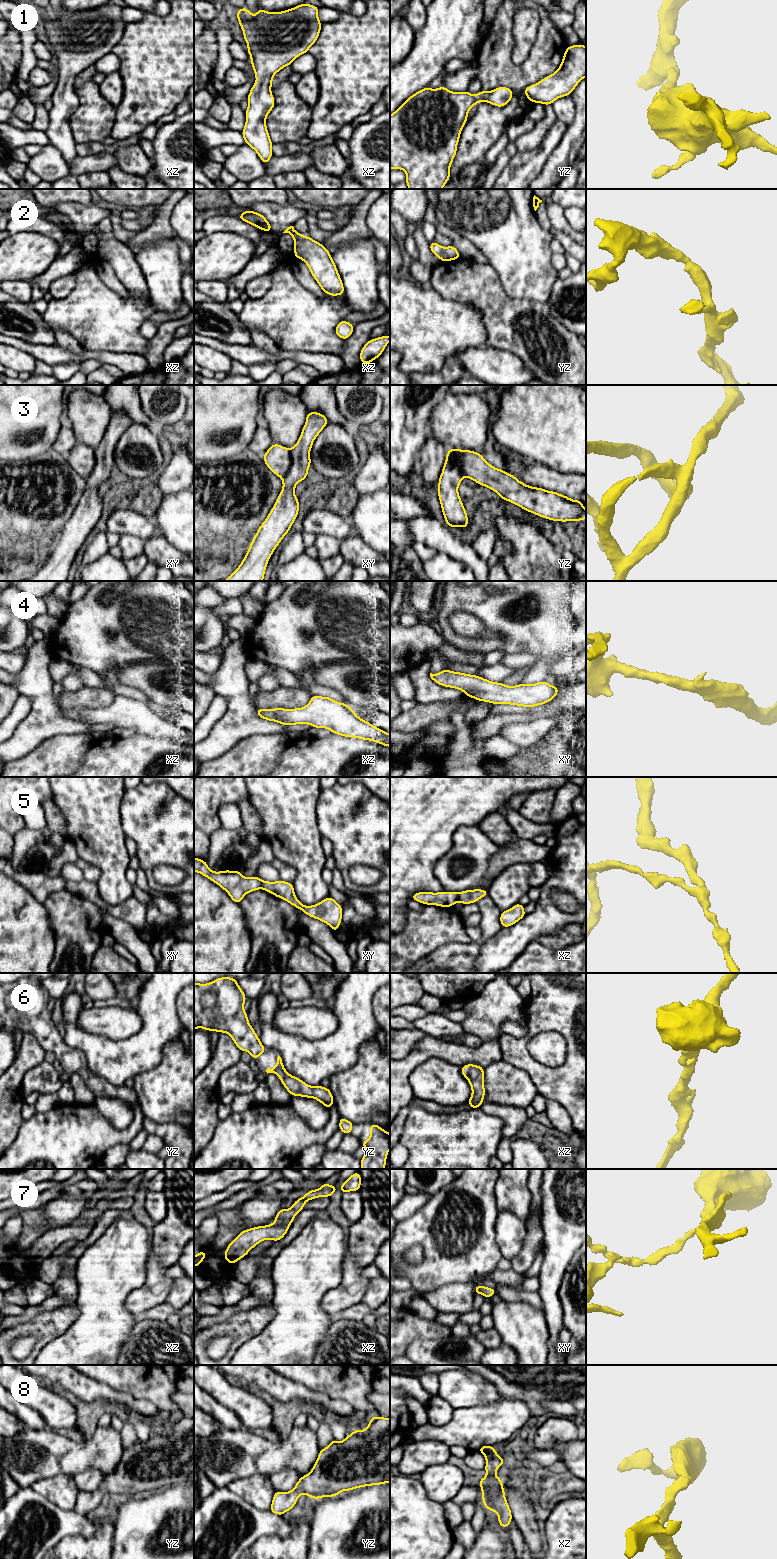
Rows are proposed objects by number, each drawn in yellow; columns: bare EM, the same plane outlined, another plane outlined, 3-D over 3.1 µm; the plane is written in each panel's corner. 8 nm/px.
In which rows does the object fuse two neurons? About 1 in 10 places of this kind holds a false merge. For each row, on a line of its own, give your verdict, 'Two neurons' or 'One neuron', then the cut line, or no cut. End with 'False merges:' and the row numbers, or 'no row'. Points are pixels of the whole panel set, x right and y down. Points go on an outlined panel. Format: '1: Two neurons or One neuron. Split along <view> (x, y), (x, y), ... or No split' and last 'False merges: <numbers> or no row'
1: One neuron. No split
2: One neuron. No split
3: One neuron. No split
4: One neuron. No split
5: Two neurons. Split along xz (457, 893), (458, 900)
6: One neuron. No split
7: One neuron. No split
8: One neuron. No split
False merges: 5

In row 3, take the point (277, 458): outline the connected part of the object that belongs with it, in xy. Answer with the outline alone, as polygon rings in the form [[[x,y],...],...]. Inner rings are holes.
[[[308,412],[293,448],[274,443],[262,456],[271,472],[282,478],[283,488],[241,564],[224,581],[263,581],[271,555],[297,518],[299,499],[295,497],[295,486],[308,476],[313,442],[328,423],[329,420],[320,412]]]

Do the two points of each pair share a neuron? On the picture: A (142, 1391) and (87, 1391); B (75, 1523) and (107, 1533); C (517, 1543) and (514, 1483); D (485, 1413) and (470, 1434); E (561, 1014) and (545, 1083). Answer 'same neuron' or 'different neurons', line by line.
A: different neurons
B: different neurons
C: different neurons
D: same neuron
E: same neuron

